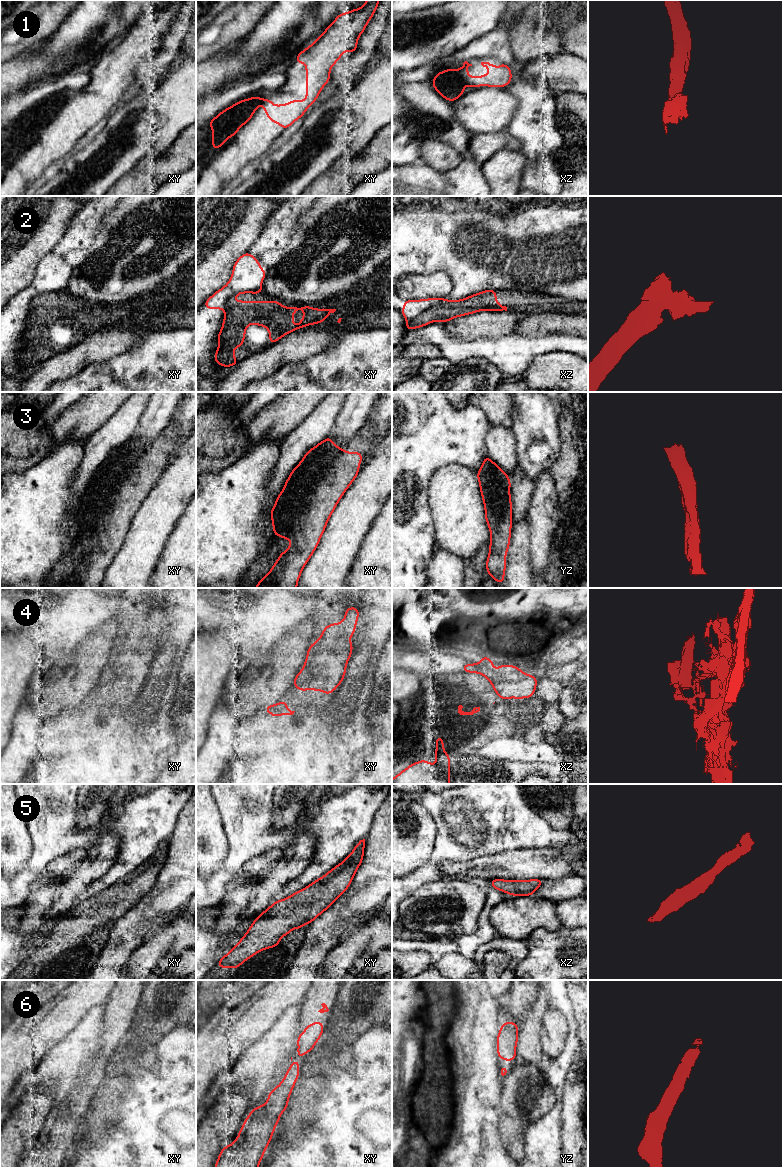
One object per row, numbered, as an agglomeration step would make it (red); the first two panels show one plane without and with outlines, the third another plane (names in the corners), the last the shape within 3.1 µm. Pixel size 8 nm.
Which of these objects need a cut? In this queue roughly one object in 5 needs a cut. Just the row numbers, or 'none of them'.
4

